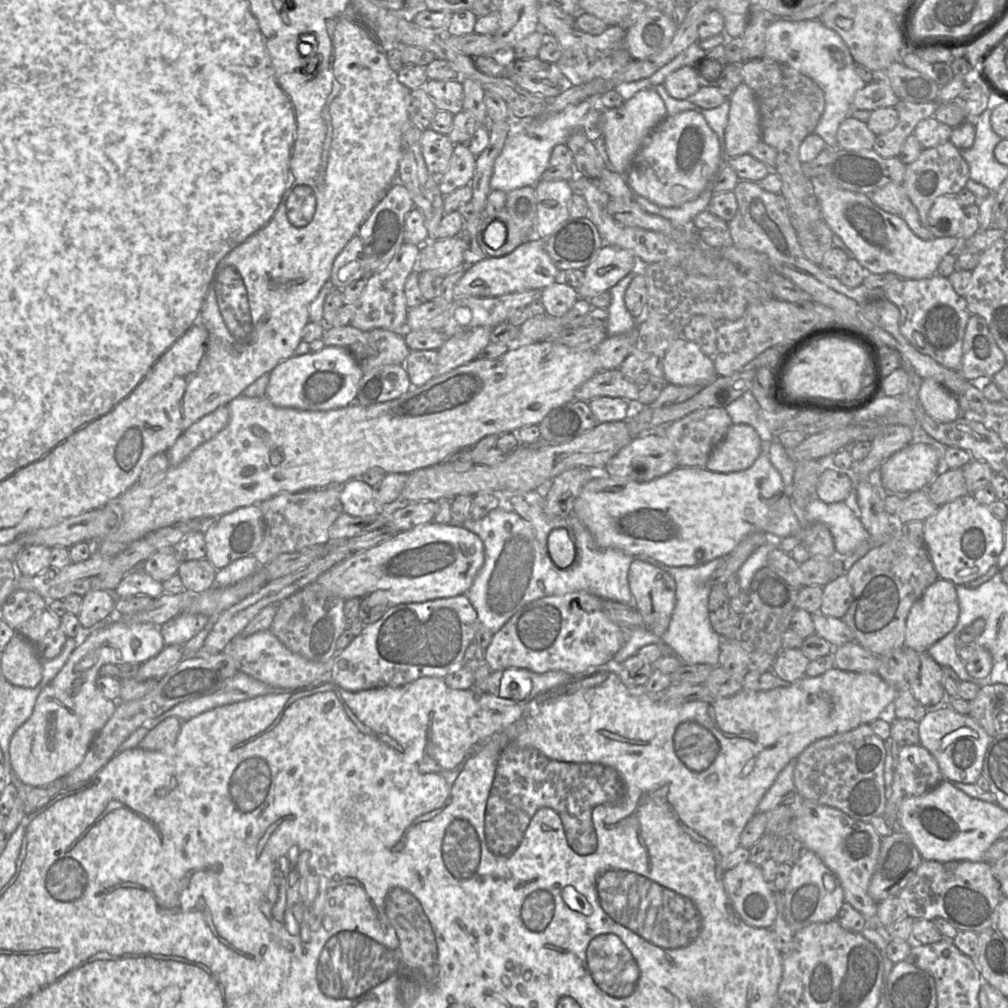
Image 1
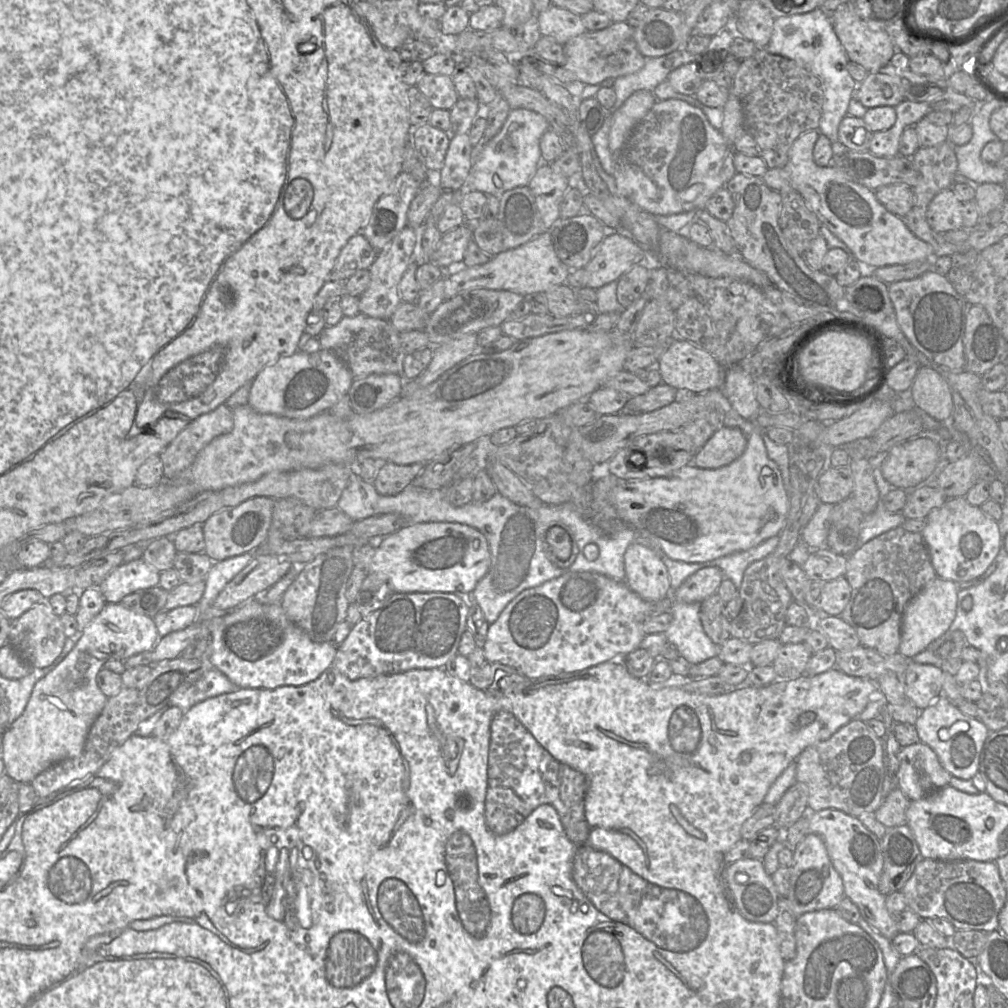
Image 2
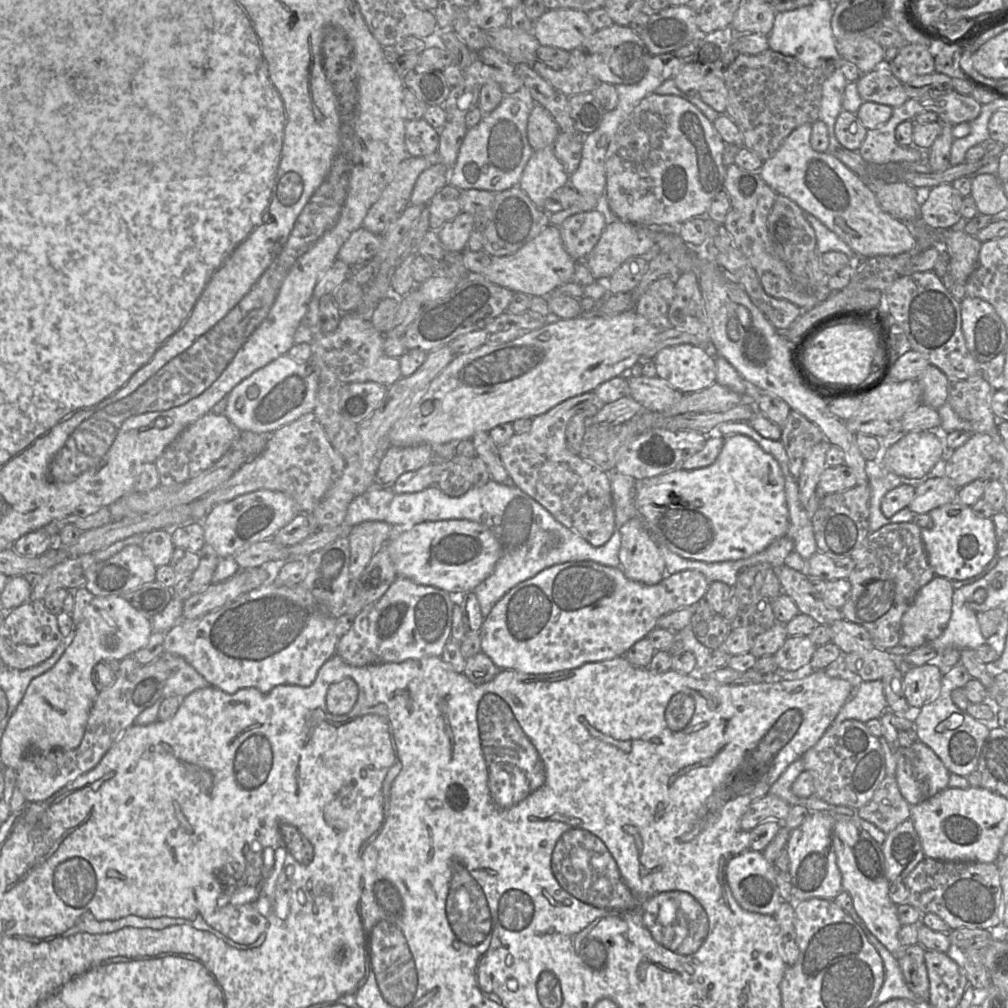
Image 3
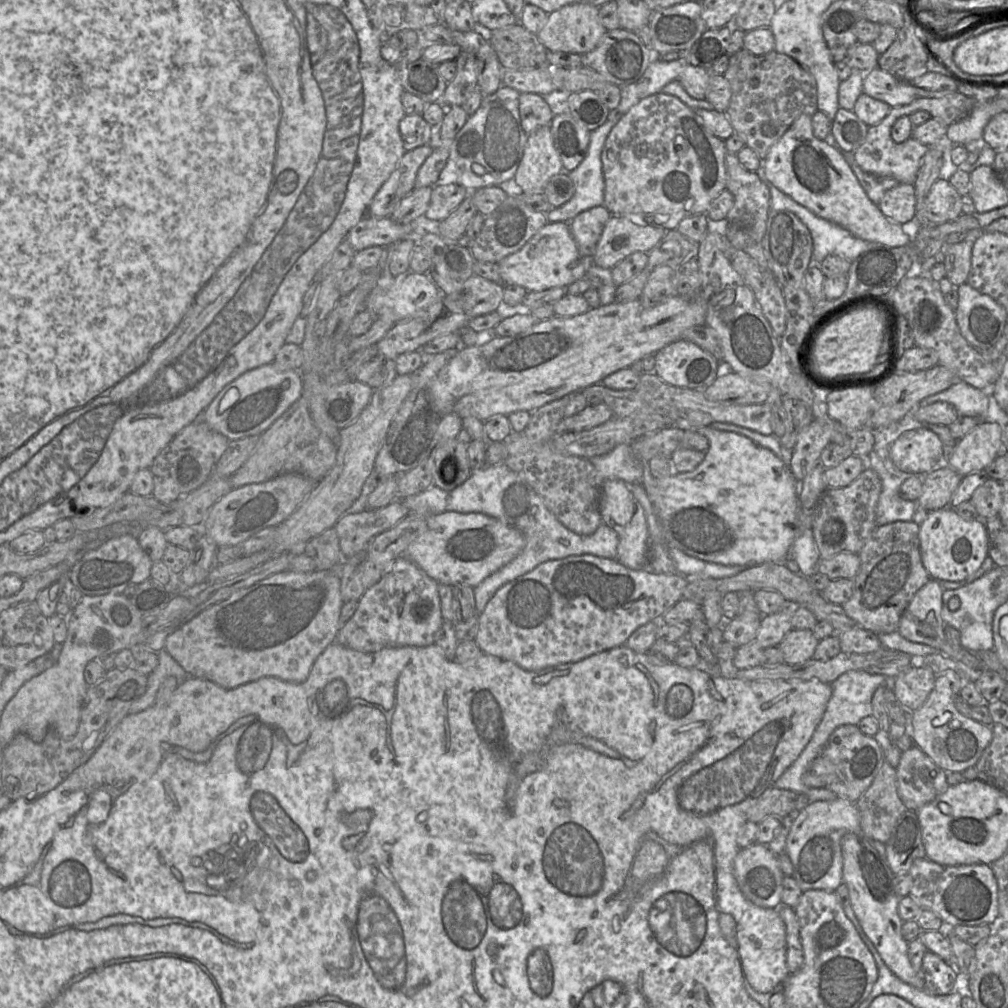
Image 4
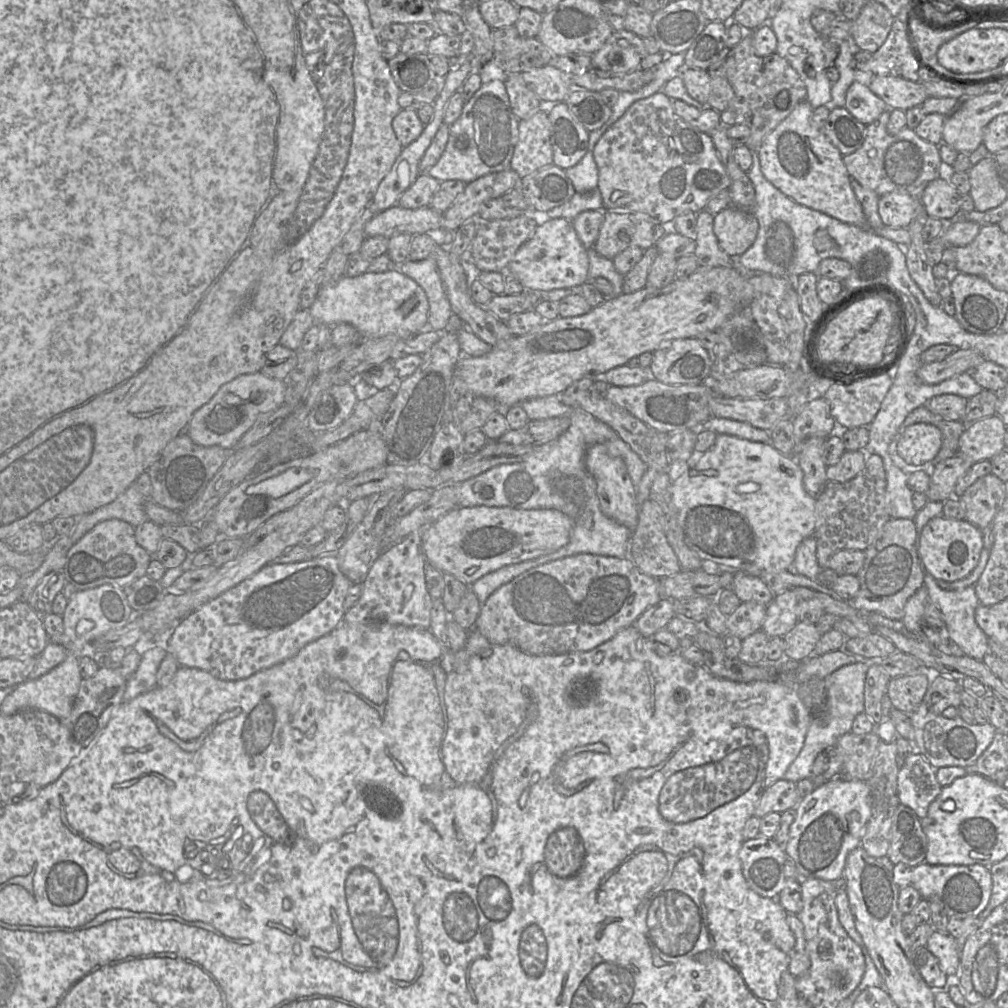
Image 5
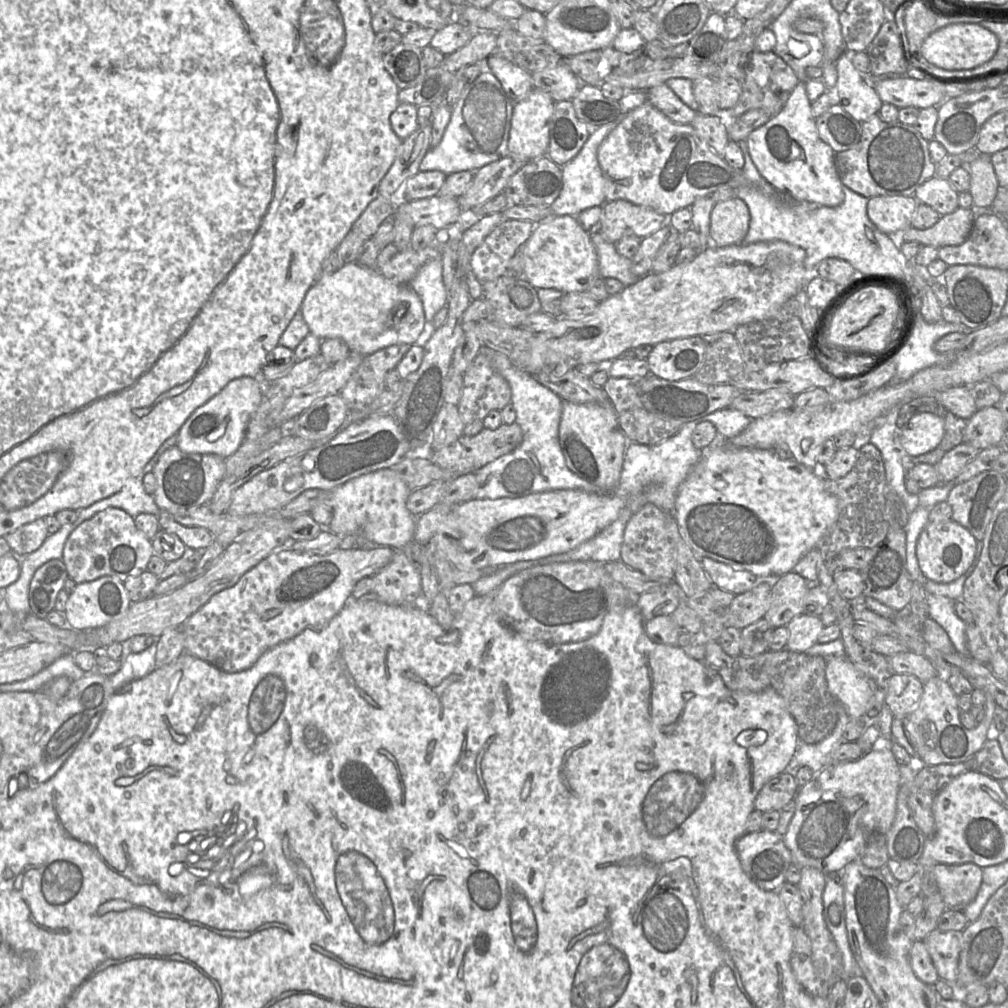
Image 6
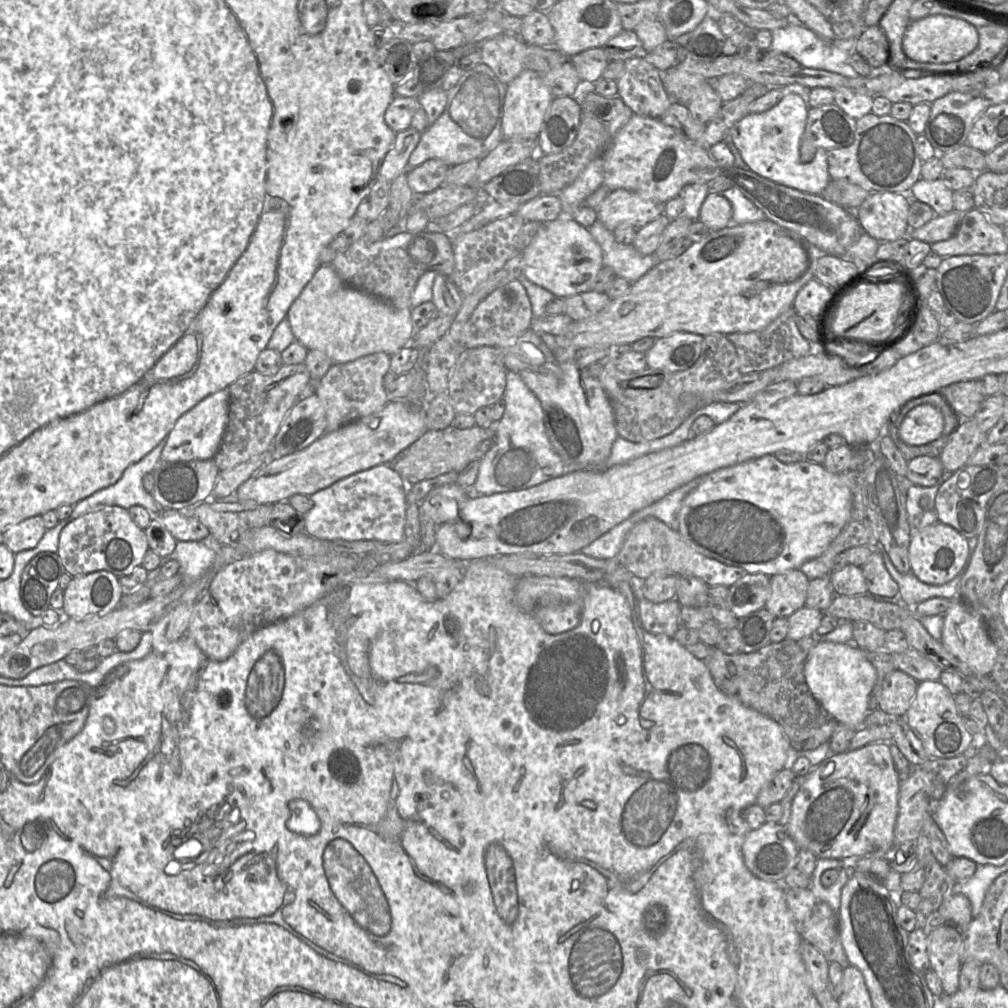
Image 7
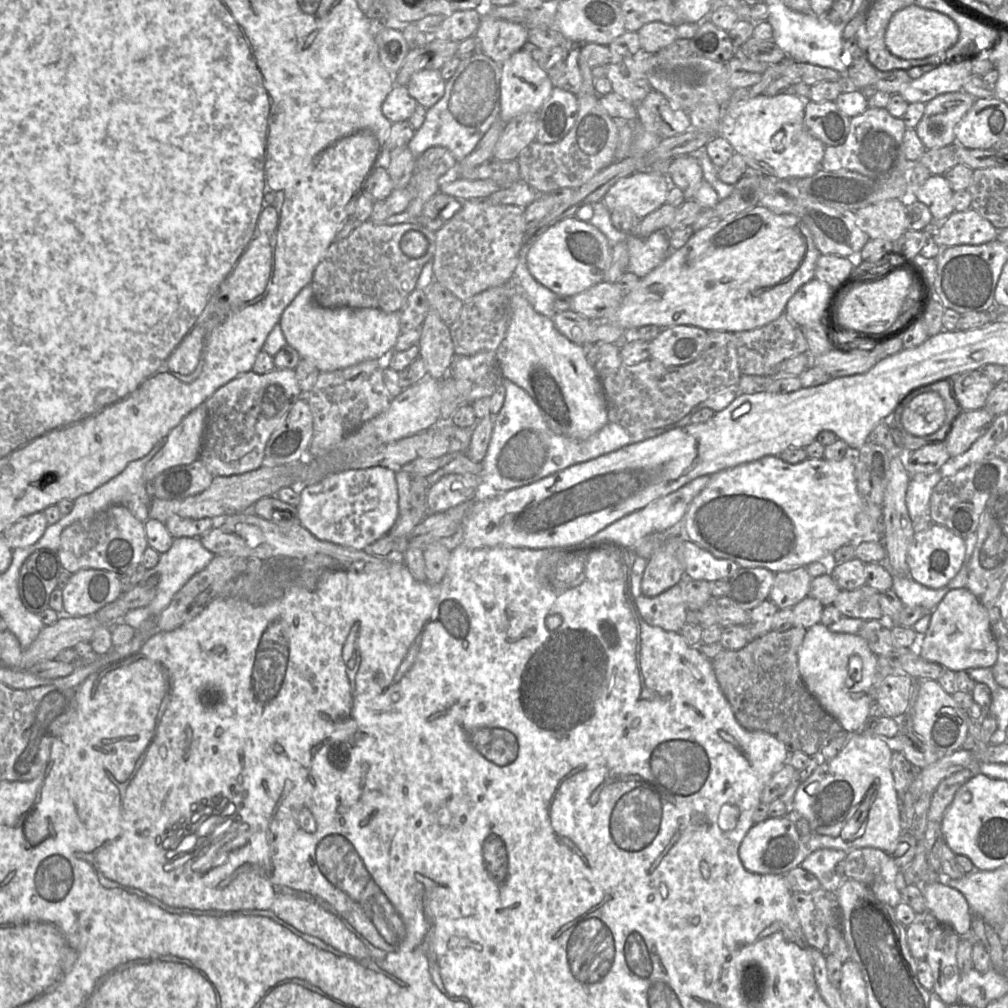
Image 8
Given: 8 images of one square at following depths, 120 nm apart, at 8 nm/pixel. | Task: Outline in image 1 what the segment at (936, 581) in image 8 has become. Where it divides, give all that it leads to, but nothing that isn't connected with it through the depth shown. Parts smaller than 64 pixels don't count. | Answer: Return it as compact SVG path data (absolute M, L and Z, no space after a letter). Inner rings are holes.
M971 493L939 506L938 510L924 521L924 545L939 578L951 581L955 586L967 585L984 575L994 565L1004 547L1004 525L989 510L979 503Z

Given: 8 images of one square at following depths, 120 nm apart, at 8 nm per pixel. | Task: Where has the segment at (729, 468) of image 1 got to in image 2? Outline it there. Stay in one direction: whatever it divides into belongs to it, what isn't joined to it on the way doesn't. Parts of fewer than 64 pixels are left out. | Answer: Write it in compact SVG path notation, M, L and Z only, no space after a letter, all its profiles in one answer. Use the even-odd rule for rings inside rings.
M722 426L699 449L691 463L705 469L717 469L739 458L747 446L747 436L737 427Z

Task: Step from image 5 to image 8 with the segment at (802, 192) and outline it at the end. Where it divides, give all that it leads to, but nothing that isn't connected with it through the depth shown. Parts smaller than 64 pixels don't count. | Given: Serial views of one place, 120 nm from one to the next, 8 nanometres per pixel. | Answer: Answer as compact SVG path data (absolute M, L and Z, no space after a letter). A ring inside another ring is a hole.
M778 94L775 96L759 95L746 101L739 101L737 104L726 104L723 108L722 117L719 124L719 134L721 137L726 139L730 145L733 147L734 151L744 158L747 165L753 169L757 169L764 173L765 175L770 175L777 177L779 179L788 180L790 178L805 178L814 175L817 171L821 169L821 162L824 156L824 151L826 145L816 138L807 129L804 117L805 117L805 101L810 99L803 99L796 94Z

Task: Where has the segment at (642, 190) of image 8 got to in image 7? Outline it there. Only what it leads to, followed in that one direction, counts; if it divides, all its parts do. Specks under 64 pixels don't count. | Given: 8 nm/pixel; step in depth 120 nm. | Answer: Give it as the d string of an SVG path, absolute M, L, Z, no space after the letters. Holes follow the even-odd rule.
M619 188L611 190L601 202L598 219L614 231L620 224L639 229L664 213L664 203L641 197L638 193Z

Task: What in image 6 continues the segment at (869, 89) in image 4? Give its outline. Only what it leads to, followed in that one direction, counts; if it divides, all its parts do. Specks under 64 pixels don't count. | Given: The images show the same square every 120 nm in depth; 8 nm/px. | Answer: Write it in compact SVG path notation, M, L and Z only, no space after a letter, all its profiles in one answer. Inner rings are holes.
M907 75L880 80L874 83L874 88L883 103L893 104L899 109L939 106L947 99L944 84Z

